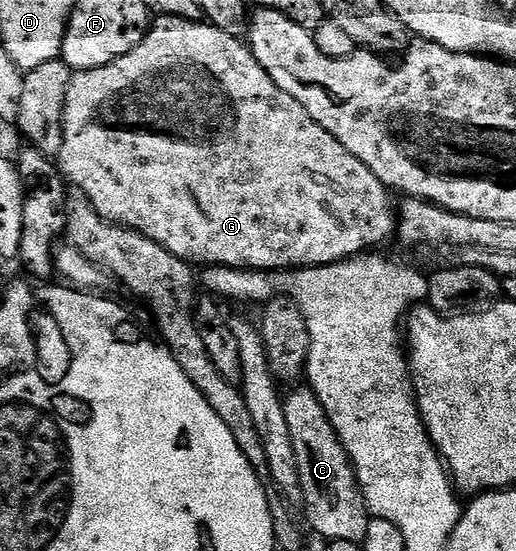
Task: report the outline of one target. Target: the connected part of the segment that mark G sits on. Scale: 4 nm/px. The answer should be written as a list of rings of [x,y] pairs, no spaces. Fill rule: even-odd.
[[[159,16],[151,23],[150,29],[146,31],[146,37],[135,48],[128,50],[128,54],[117,56],[115,60],[108,62],[108,66],[100,66],[99,68],[84,70],[83,72],[74,72],[70,77],[70,85],[66,91],[66,101],[63,104],[62,145],[56,157],[56,165],[65,183],[71,189],[77,190],[81,195],[85,196],[87,202],[96,210],[96,214],[100,214],[112,224],[121,224],[123,228],[131,228],[140,234],[144,234],[149,240],[159,244],[161,248],[167,248],[177,260],[187,261],[194,266],[248,268],[251,270],[317,268],[320,264],[334,264],[337,260],[348,260],[351,256],[357,256],[365,253],[367,250],[377,249],[374,248],[377,244],[384,243],[389,236],[391,239],[392,233],[396,228],[396,212],[392,204],[390,208],[391,193],[386,185],[380,182],[380,178],[376,178],[376,174],[372,174],[372,170],[368,170],[368,166],[364,166],[364,162],[360,162],[360,158],[356,158],[348,150],[344,150],[344,146],[340,146],[337,138],[332,134],[328,134],[328,130],[324,130],[318,125],[304,110],[304,106],[300,106],[300,102],[296,102],[296,98],[292,98],[292,94],[280,90],[280,86],[276,86],[276,82],[272,82],[272,78],[268,78],[264,66],[260,66],[260,62],[256,62],[256,58],[250,53],[249,47],[239,37],[228,34],[224,30],[220,30],[216,26],[212,26],[202,20],[185,20],[184,18]]]

